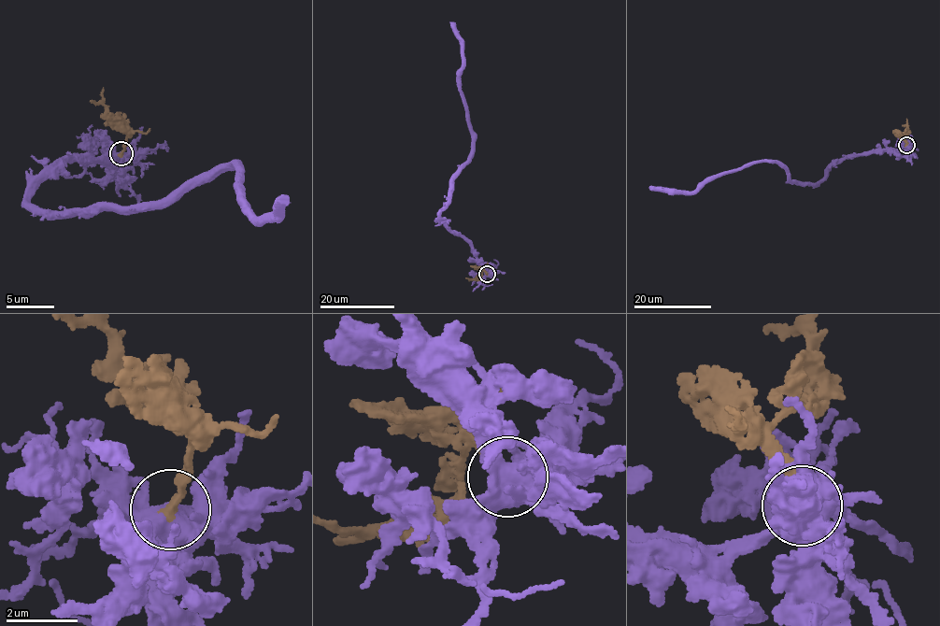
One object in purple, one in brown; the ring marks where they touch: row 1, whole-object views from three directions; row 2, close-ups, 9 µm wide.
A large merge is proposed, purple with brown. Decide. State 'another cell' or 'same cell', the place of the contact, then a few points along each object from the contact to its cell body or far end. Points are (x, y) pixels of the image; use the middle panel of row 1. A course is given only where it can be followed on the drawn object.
same cell; place (487, 274); course purple (487, 274), (469, 244), (440, 219), (450, 178), (471, 146), (460, 86), (461, 36), (449, 22); course brown (487, 273), (481, 271), (481, 276), (475, 278), (465, 277)

